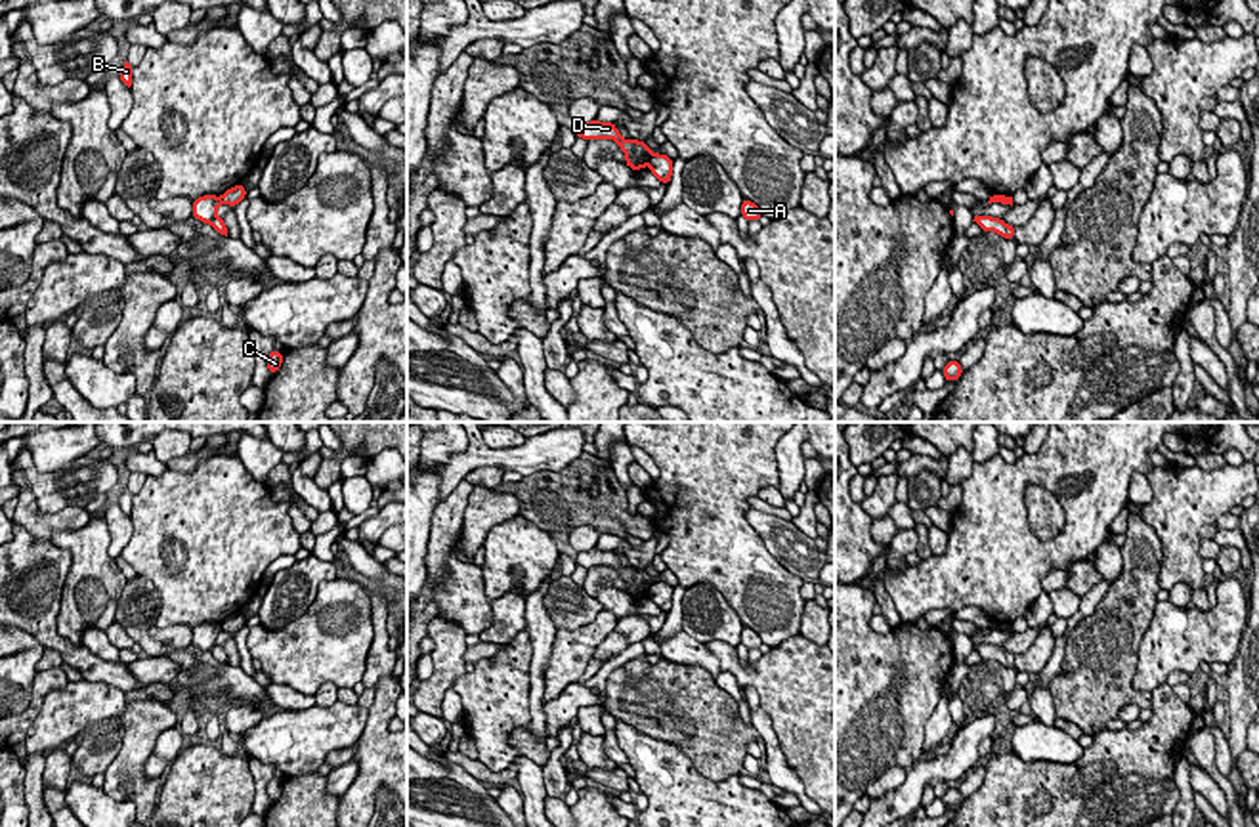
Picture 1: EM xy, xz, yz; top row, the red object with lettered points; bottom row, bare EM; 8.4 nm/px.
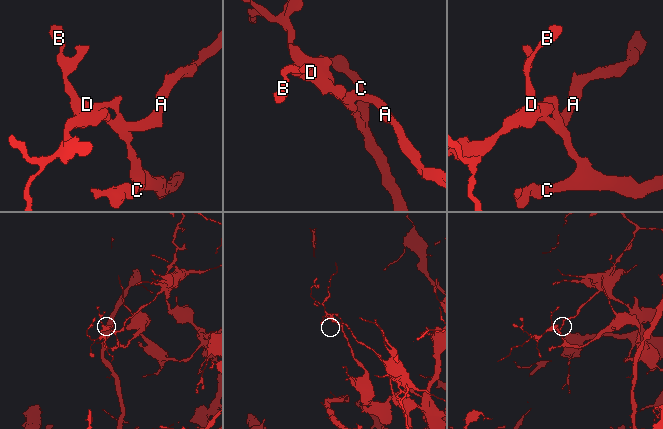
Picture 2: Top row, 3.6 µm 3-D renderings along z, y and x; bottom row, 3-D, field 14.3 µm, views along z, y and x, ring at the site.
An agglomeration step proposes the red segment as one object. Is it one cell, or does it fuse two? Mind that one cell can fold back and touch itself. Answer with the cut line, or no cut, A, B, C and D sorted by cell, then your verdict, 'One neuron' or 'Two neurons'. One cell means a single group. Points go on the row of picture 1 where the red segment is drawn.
Split along xz (652, 153), (646, 163). Groups: A B D / C. Two neurons

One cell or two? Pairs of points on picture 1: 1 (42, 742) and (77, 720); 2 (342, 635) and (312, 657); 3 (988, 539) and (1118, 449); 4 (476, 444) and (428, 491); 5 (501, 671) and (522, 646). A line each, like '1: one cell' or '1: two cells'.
1: one cell
2: one cell
3: one cell
4: two cells
5: one cell

